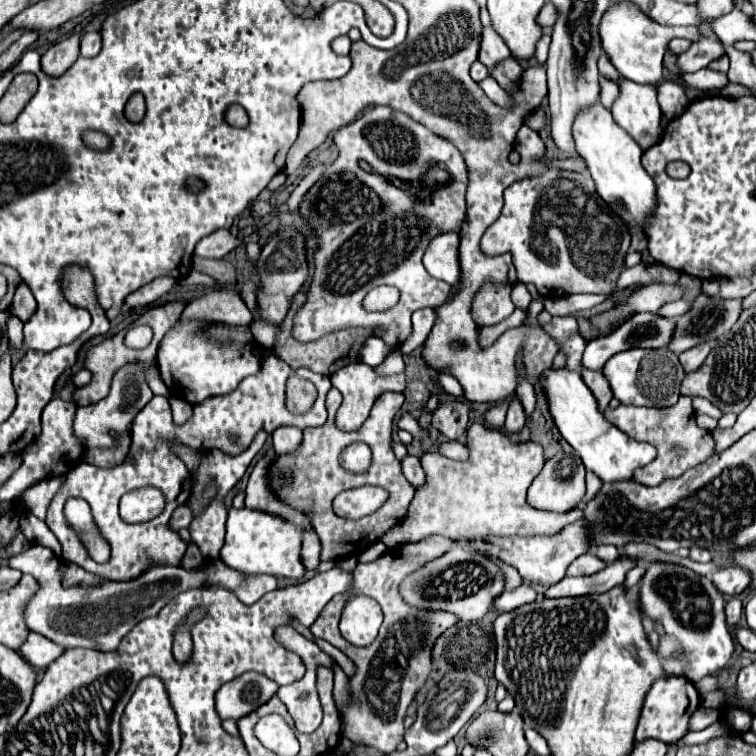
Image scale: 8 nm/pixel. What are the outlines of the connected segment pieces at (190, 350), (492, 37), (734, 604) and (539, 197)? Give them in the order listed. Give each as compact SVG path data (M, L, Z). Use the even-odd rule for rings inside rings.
M177 322L161 340L159 346L159 372L171 396L189 404L199 404L209 396L233 392L245 376L257 374L261 360L255 344L225 344L217 346L205 340L203 330L207 322Z
M483 28L477 60L483 62L489 70L493 70L493 66L497 62L501 62L501 60L505 60L509 56L511 56L511 52L509 52L507 44L503 42L503 38L493 28Z
M731 598L727 604L725 604L725 616L727 616L727 624L729 626L735 626L739 622L743 614L743 604L739 598Z
M559 168L511 184L505 190L501 216L481 238L485 254L511 252L519 282L533 284L543 298L611 294L619 274L625 270L629 244L627 224L603 202L591 176Z

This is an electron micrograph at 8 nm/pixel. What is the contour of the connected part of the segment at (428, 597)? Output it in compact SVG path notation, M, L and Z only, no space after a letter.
M461 546L451 548L439 560L431 560L431 564L423 564L417 568L407 580L403 580L399 592L407 604L423 610L441 610L451 612L459 618L459 622L475 622L483 618L491 610L491 600L505 590L505 574L497 564L493 564L487 556L463 550Z

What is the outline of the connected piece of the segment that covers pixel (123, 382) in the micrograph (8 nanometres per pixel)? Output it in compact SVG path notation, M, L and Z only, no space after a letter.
M125 364L115 372L111 382L111 392L107 398L93 406L85 406L77 410L75 416L75 436L81 440L85 448L111 448L115 446L113 432L125 432L131 426L135 414L153 398L151 388L145 382L145 364Z

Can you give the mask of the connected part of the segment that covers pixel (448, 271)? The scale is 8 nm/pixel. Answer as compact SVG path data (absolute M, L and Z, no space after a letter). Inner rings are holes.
M445 232L431 240L423 264L433 278L439 278L451 286L459 284L459 234Z

